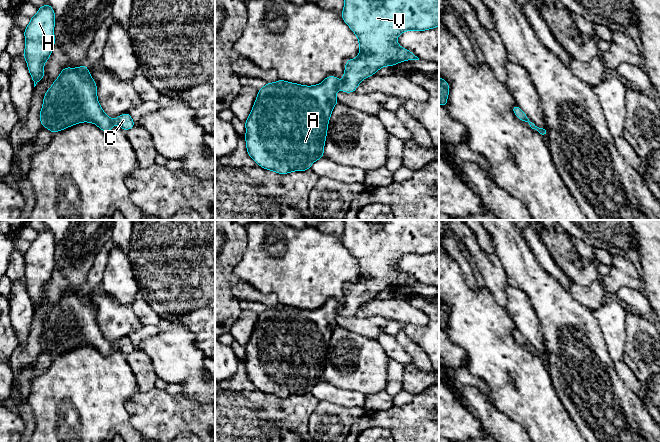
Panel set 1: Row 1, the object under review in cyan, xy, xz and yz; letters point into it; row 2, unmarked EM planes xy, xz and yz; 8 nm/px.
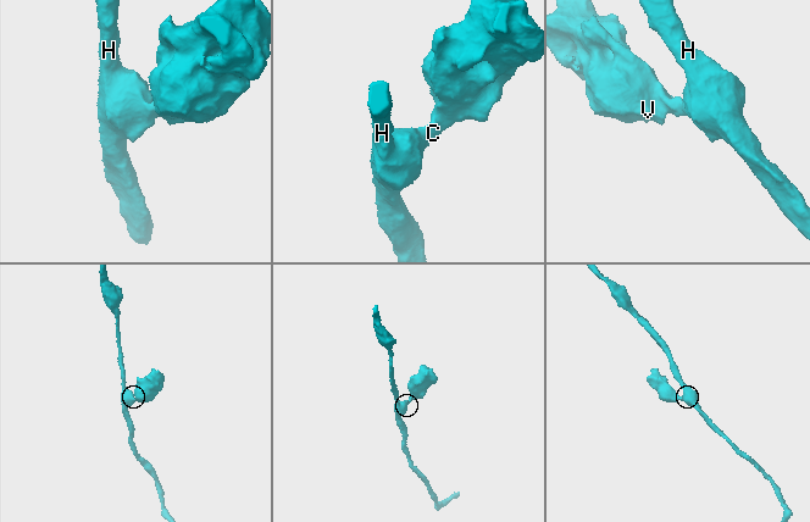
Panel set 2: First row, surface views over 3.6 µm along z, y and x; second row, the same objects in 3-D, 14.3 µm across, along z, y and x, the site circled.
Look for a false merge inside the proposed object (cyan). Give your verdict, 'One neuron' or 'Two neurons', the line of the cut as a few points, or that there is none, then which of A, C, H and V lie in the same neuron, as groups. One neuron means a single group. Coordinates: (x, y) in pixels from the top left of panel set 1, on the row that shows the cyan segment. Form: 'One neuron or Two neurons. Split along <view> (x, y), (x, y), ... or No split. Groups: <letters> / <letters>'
One neuron. No split. Groups: A C H V

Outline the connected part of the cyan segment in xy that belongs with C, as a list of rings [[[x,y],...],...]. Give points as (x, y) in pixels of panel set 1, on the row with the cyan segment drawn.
[[[87,65],[78,68],[65,67],[61,71],[51,88],[45,92],[40,121],[41,126],[48,128],[52,134],[81,122],[94,123],[103,132],[111,130],[115,123],[125,131],[136,125],[129,113],[124,113],[115,120],[105,114],[98,102],[97,86]]]

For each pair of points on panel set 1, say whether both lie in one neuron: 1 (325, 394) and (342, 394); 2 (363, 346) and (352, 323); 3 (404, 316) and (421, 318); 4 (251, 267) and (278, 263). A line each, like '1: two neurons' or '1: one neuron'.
1: one neuron
2: two neurons
3: one neuron
4: one neuron

